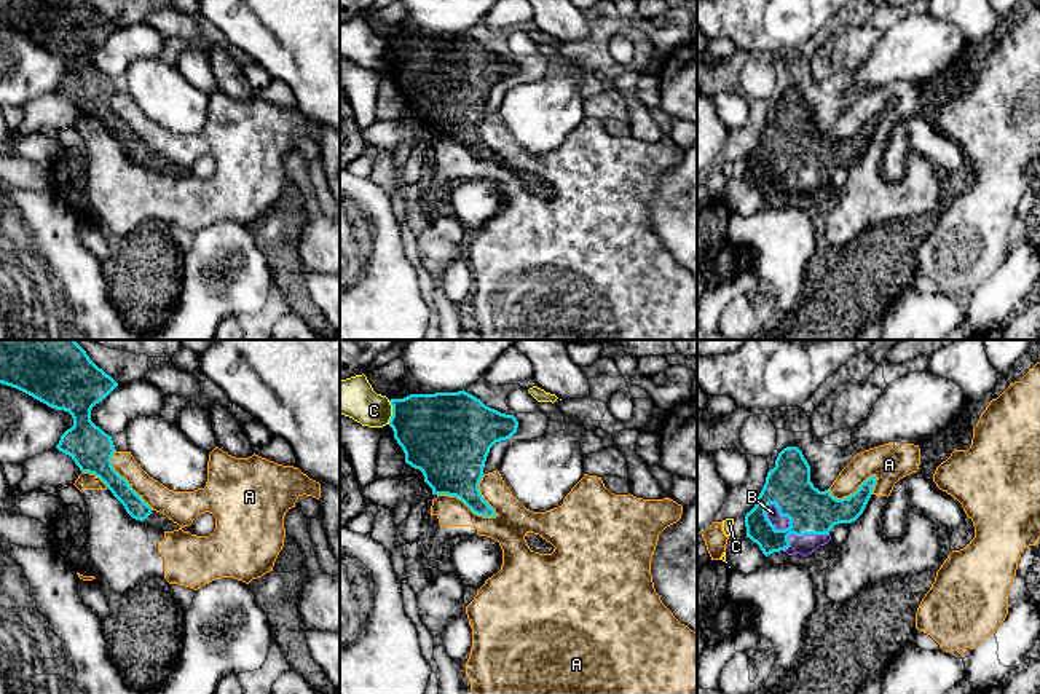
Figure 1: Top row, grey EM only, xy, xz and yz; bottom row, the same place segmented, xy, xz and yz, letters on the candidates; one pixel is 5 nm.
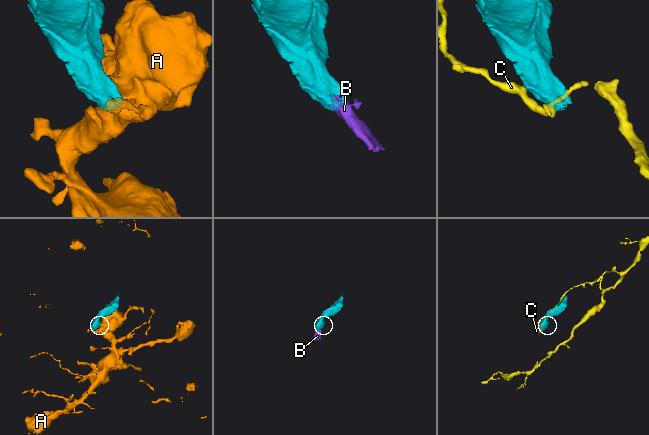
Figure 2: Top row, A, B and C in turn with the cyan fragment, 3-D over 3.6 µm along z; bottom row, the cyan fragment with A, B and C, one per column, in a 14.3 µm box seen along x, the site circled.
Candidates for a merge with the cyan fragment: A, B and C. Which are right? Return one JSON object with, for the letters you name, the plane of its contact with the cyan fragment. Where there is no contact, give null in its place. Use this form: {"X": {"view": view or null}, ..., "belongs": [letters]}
{"B": {"view": "yz"}, "belongs": ["B"]}

